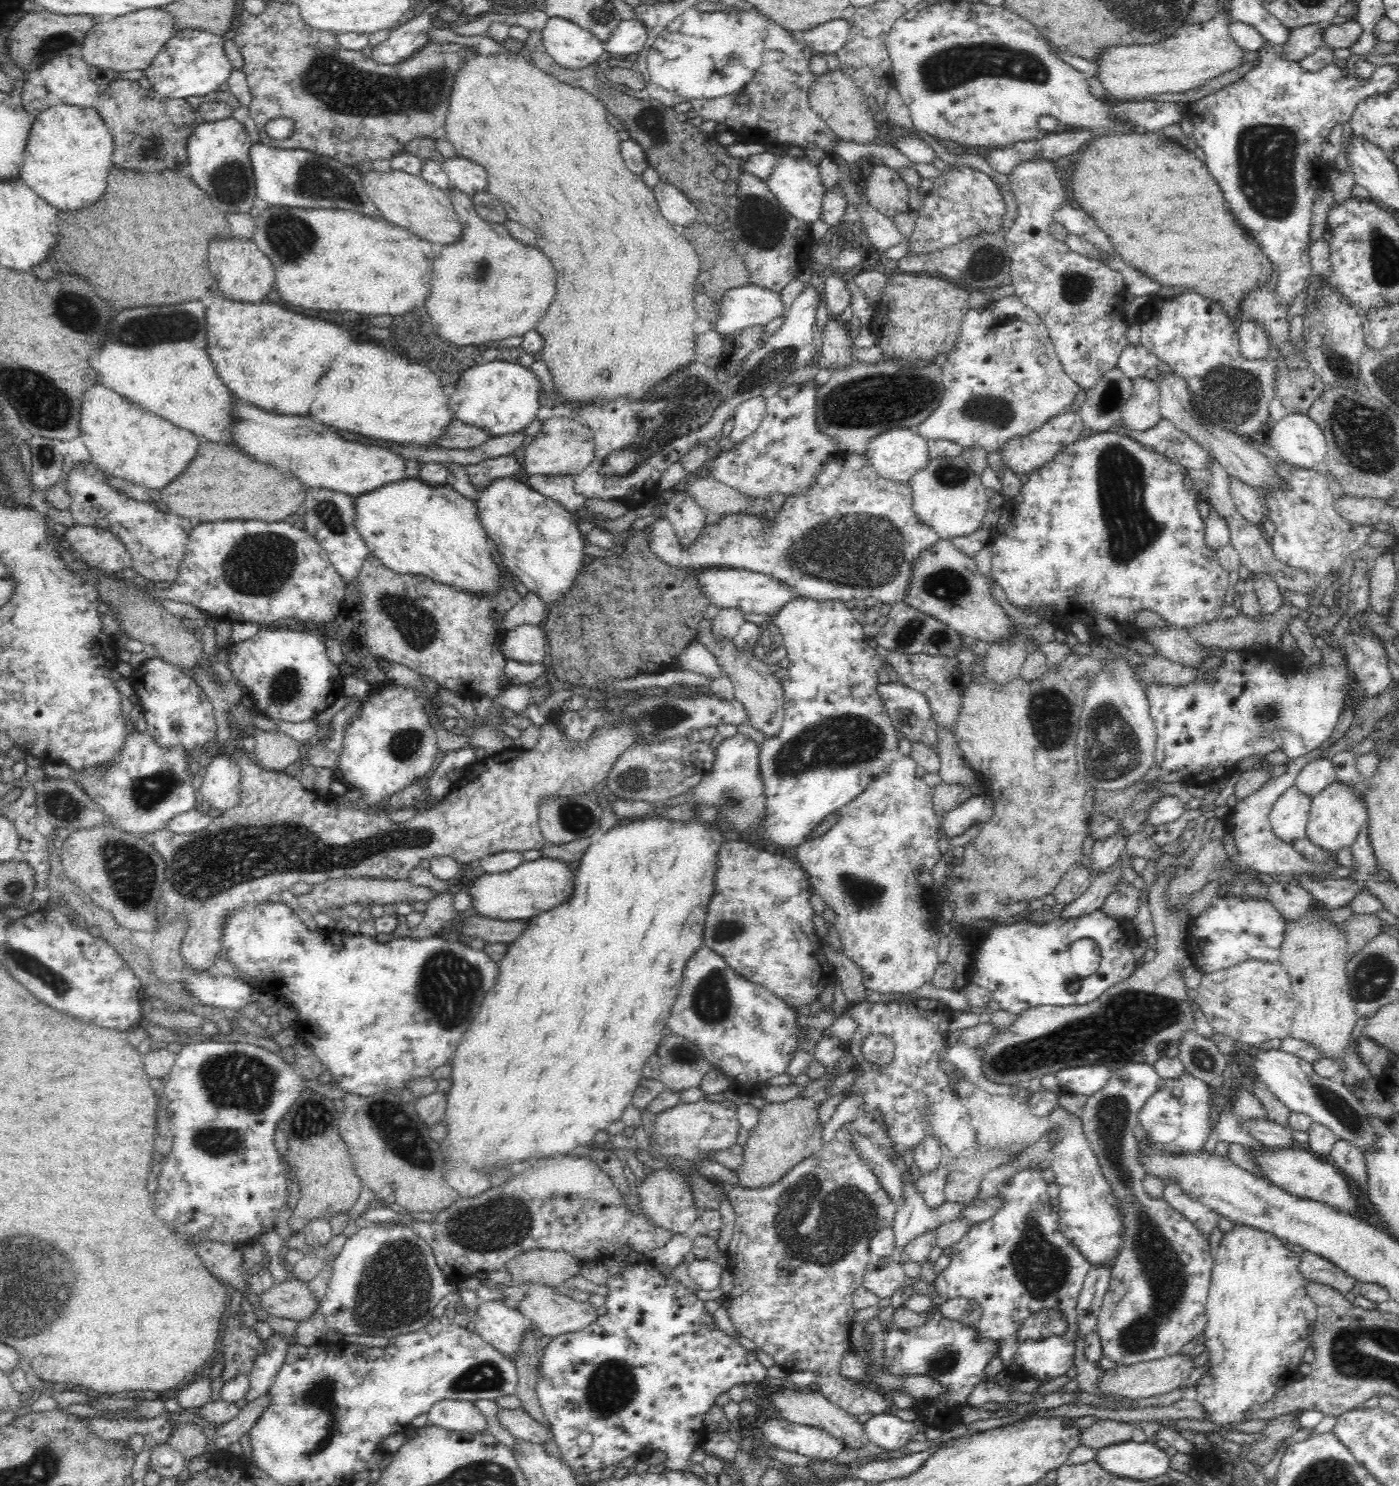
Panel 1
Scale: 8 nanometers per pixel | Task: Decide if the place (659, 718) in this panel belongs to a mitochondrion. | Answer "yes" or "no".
yes

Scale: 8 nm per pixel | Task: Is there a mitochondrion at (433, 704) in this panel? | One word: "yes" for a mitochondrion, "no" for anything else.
no

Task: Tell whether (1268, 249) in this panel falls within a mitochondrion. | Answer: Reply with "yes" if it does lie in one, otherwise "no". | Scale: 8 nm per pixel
no

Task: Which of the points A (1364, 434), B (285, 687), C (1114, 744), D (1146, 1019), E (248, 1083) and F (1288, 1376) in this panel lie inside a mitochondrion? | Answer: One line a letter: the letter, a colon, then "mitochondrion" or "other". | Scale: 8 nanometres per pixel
A: mitochondrion
B: mitochondrion
C: mitochondrion
D: mitochondrion
E: mitochondrion
F: other

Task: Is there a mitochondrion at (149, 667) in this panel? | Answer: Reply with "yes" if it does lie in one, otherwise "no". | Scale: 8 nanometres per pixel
no

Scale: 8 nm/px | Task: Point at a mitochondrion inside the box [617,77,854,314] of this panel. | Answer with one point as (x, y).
(766, 225)

